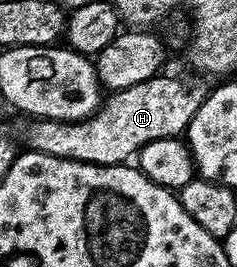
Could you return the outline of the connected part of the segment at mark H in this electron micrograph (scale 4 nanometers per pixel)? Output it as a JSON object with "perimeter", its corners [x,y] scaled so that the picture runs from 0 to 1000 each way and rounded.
{"perimeter":[[[667,273],[641,281],[620,303],[586,303],[586,318],[553,318],[515,341],[485,341],[439,360],[435,382],[388,431],[363,446],[316,453],[249,453],[245,446],[143,442],[139,461],[105,491],[101,547],[131,566],[198,573],[215,588],[266,588],[300,603],[350,603],[397,610],[439,625],[485,625],[549,607],[591,566],[603,543],[675,521],[743,521],[776,509],[797,483],[806,438],[840,408],[840,393],[865,371],[869,330],[793,326],[764,296],[730,281]]]}

